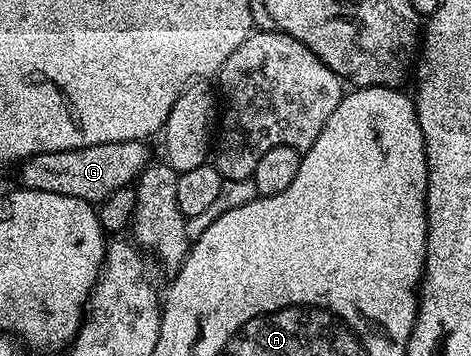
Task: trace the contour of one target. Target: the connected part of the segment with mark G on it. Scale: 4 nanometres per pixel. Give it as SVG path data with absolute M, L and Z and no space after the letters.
M143 140L116 141L104 145L88 145L67 151L40 153L22 160L17 168L18 179L28 191L60 193L64 197L76 197L80 201L97 205L103 203L116 189L131 186L151 162L152 156Z

